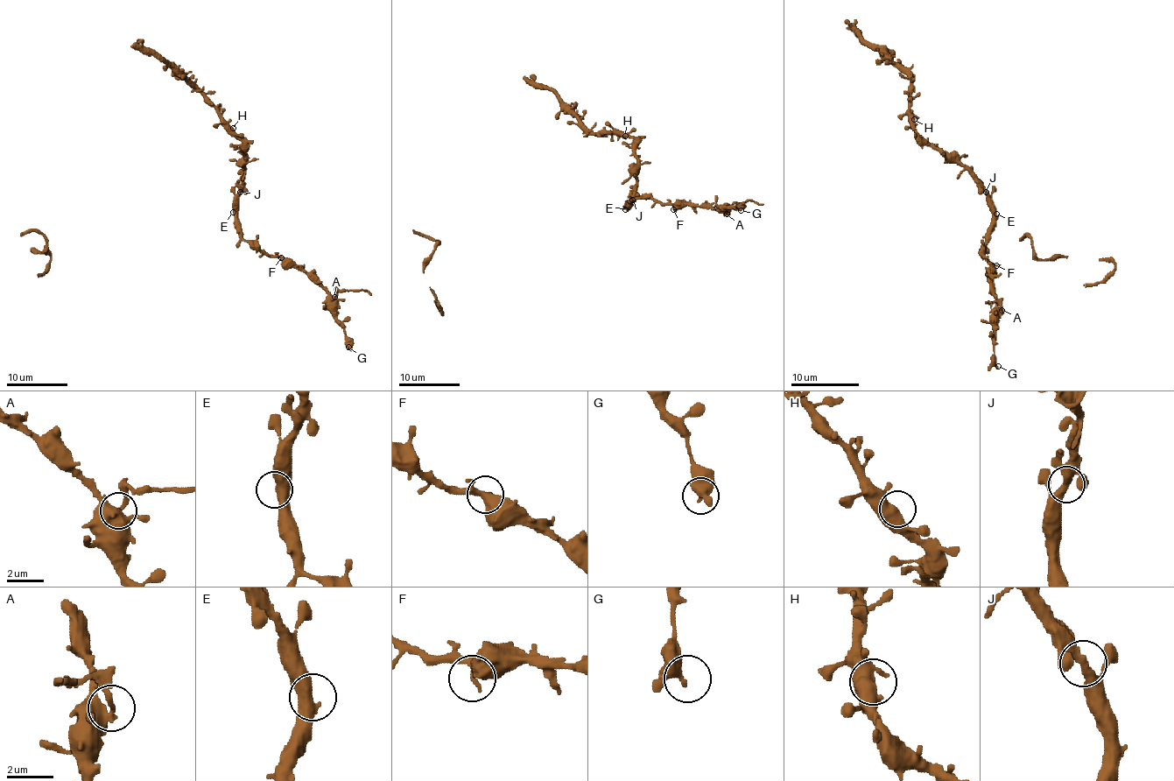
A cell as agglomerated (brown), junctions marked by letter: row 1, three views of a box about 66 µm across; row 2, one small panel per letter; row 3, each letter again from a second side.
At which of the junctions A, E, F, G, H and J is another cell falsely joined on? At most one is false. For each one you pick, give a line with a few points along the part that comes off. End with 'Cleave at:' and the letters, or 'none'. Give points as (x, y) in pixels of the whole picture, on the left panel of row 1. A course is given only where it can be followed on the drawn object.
A: course (334, 297), (338, 289), (363, 289), (371, 295)
Cleave at: A

